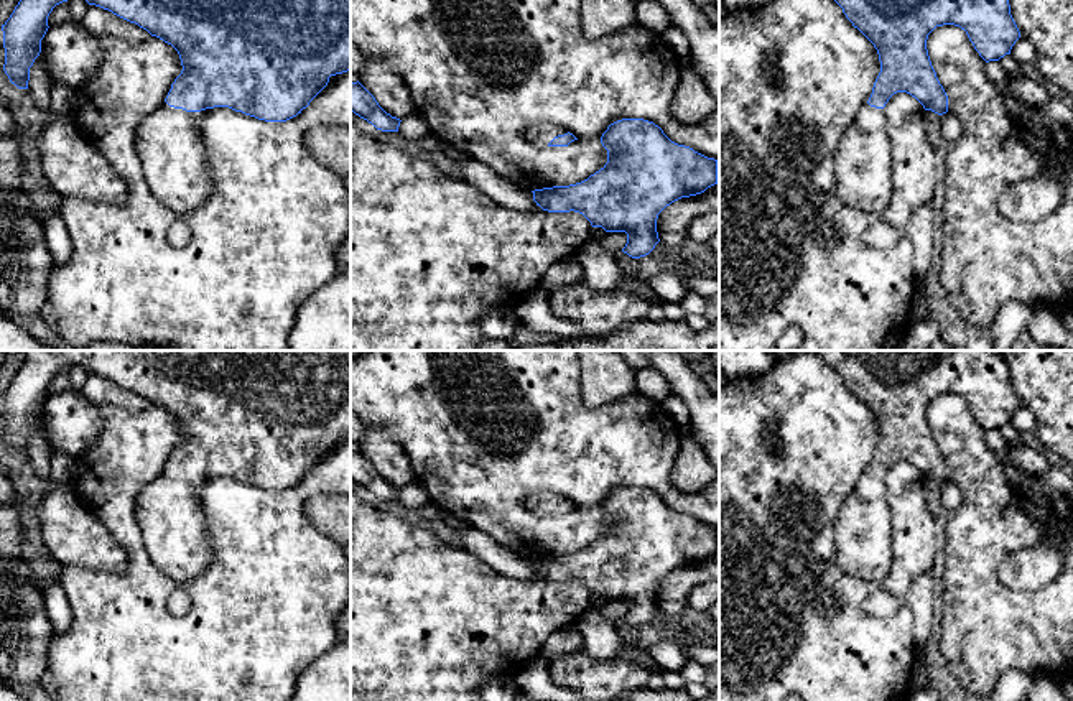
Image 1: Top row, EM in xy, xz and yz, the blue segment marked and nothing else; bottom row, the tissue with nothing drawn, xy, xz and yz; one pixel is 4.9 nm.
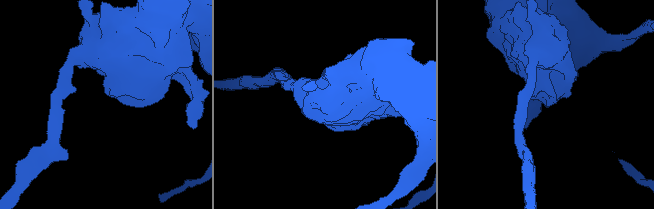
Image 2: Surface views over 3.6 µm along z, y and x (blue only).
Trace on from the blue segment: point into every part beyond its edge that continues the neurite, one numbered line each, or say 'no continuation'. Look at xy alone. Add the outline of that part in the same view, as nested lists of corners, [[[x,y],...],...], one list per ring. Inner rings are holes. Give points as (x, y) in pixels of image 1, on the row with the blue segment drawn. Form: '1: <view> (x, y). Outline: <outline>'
1: xy (173, 157). Outline: [[[163,104],[137,130],[137,153],[153,196],[168,209],[186,212],[204,204],[212,191],[207,150],[197,122],[201,112]]]

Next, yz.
1: yz (863, 163). Outline: [[[867,102],[834,153],[838,197],[856,211],[880,212],[892,197],[892,146],[884,109]]]

